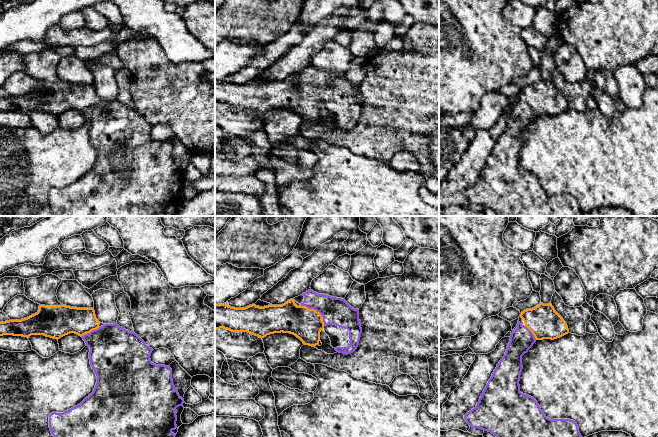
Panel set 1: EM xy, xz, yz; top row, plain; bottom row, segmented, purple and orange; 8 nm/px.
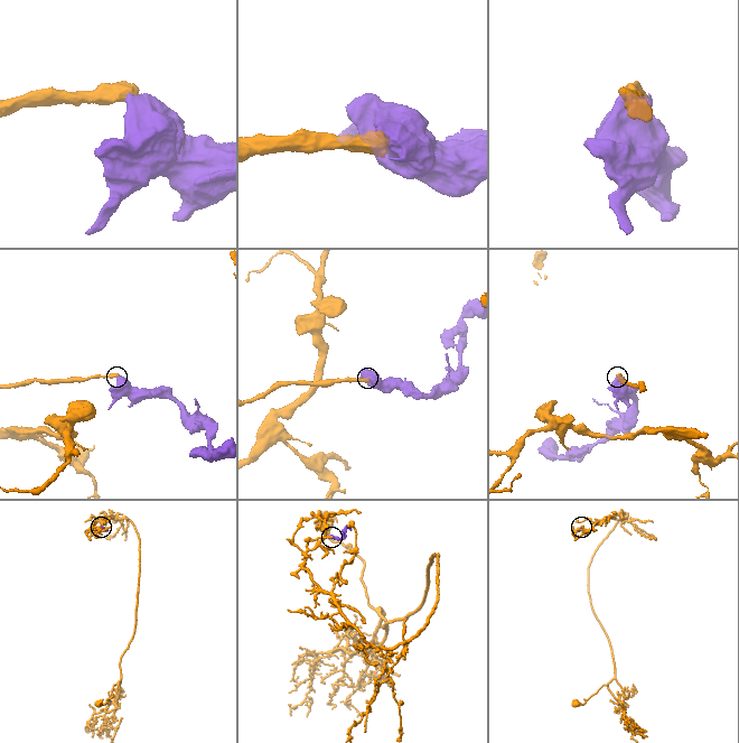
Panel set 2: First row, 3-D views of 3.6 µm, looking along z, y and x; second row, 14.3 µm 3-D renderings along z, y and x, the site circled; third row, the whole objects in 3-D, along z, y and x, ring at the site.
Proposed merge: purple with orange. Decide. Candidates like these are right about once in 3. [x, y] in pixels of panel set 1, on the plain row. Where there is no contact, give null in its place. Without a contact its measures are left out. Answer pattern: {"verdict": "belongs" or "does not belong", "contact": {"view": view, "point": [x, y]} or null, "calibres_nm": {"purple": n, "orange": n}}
{"verdict": "belongs", "contact": {"view": "xz", "point": [316, 86]}, "calibres_nm": {"purple": 220, "orange": 260}}

